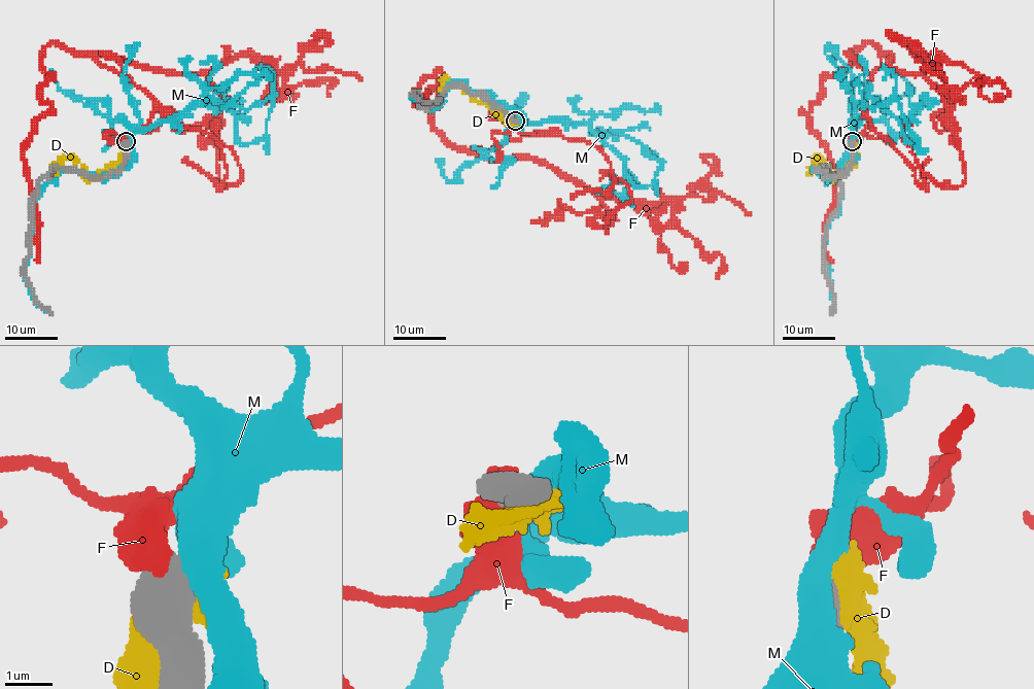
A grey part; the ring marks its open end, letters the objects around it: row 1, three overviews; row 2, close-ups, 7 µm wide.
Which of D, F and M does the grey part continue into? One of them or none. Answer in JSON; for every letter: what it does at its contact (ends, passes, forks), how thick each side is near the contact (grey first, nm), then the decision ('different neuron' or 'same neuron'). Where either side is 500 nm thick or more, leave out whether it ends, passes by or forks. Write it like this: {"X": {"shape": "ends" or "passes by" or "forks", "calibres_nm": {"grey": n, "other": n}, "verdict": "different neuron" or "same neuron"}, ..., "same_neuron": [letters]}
{"D": {"calibres_nm": {"grey": 850, "other": 800}, "verdict": "different neuron"}, "F": {"calibres_nm": {"grey": 750, "other": 600}, "verdict": "different neuron"}, "M": {"calibres_nm": {"grey": 700, "other": 550}, "verdict": "different neuron"}, "same_neuron": []}

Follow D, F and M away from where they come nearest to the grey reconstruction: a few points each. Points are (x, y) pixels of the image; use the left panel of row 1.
D: (127, 146), (126, 154), (117, 163), (94, 175), (89, 175), (71, 159), (66, 159), (55, 175)
F: (125, 142), (154, 102), (84, 54), (200, 71), (218, 91), (216, 184), (234, 184), (242, 170), (211, 126)
M: (127, 142), (210, 99), (234, 116), (242, 144), (257, 142), (273, 102), (233, 102), (262, 75)

